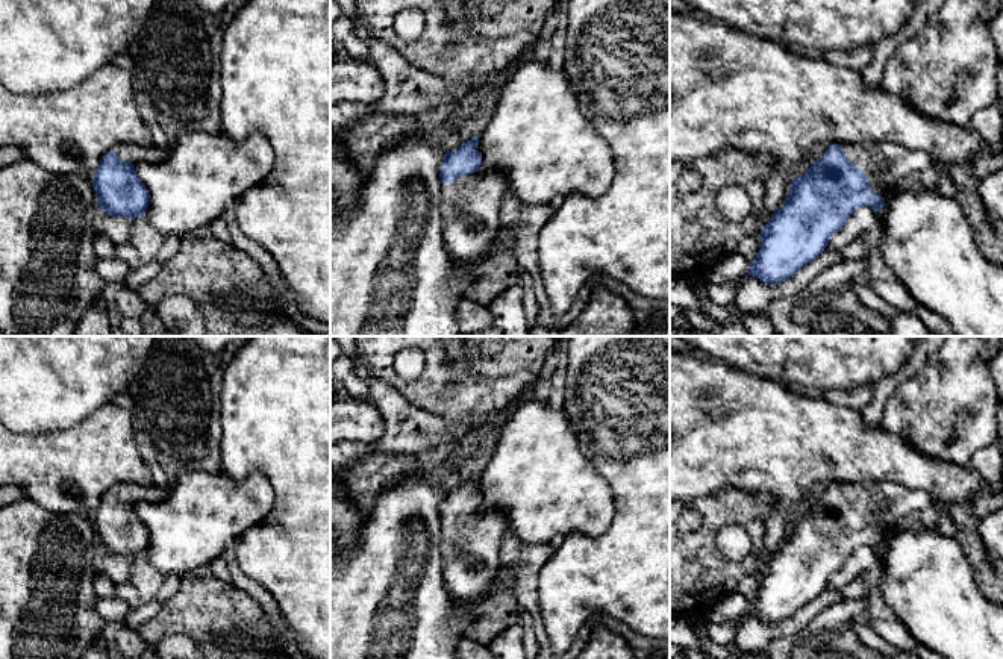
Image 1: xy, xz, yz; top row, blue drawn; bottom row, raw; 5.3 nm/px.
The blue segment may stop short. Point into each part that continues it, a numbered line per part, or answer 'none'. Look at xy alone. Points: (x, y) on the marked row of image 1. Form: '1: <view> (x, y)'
1: xy (132, 153)

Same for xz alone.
1: xz (471, 205)

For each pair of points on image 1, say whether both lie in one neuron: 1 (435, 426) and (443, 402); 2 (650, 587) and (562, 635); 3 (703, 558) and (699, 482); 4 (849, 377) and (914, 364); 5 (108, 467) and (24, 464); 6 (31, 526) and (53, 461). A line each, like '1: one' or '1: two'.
1: two
2: one
3: two
4: two
5: one
6: two

